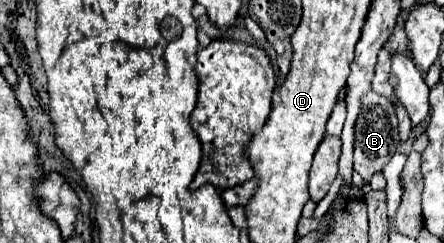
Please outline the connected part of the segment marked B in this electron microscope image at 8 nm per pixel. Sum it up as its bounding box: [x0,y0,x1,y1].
[354,92,398,194]

